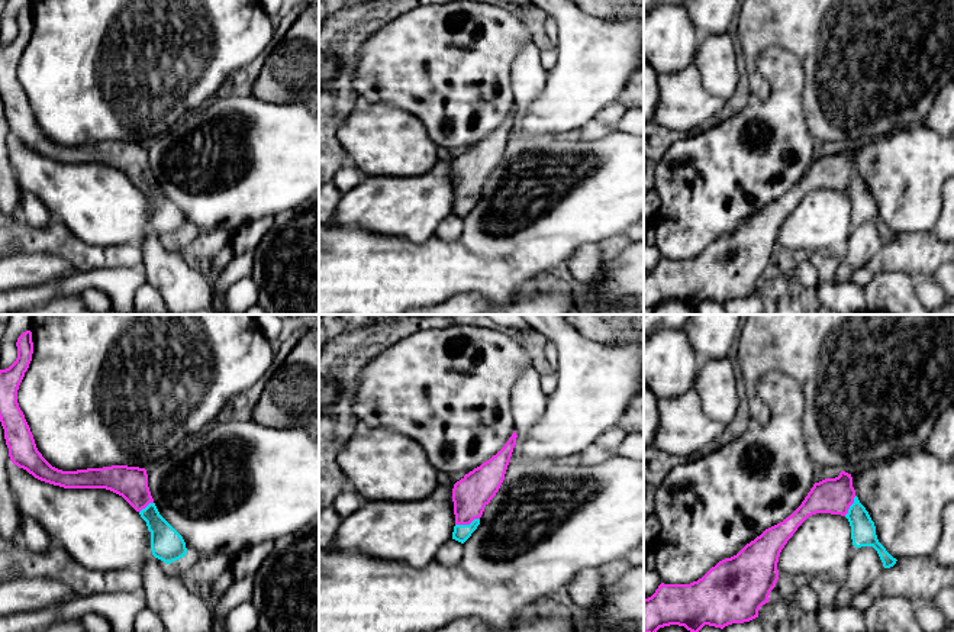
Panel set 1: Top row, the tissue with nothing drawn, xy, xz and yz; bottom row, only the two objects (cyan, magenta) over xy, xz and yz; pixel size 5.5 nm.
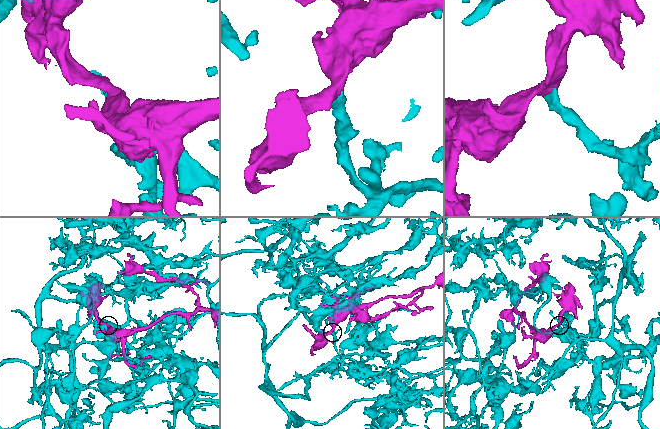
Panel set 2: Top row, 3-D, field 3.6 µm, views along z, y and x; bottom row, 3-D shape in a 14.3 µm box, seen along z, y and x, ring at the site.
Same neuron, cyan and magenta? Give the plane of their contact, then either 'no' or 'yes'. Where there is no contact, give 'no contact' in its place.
xz | yes

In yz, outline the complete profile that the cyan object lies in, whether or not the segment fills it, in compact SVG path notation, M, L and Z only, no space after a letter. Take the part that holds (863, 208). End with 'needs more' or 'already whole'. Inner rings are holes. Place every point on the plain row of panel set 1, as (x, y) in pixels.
M841 146L835 154L815 158L802 180L789 193L766 204L737 230L719 236L697 257L690 259L661 258L651 273L644 274L644 307L654 310L660 303L679 300L697 309L705 300L723 304L728 300L744 299L758 293L760 283L768 278L770 267L779 255L777 238L781 225L797 203L816 188L845 191L851 201L851 215L855 223L873 222L884 244L896 239L897 235L879 217L874 197L855 171L851 149Z; needs more

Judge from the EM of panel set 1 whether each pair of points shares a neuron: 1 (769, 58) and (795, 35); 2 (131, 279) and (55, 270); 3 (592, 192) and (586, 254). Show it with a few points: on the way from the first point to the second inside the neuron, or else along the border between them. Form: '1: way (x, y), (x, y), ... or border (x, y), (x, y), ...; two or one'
1: border (756, 60), (764, 50), (782, 47), (805, 71); two
2: border (74, 270), (38, 284); two
3: border (596, 242), (582, 245), (564, 268); two

